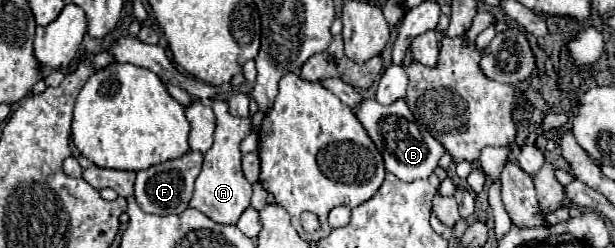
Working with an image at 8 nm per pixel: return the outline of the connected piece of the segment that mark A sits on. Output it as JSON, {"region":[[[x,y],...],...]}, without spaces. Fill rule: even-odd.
{"region":[[[216,99],[212,103],[212,109],[216,113],[216,131],[214,131],[214,145],[204,153],[204,167],[198,175],[198,181],[194,185],[194,195],[190,199],[190,207],[198,209],[206,217],[210,217],[216,223],[224,225],[236,225],[240,215],[250,207],[250,195],[252,185],[246,181],[242,169],[240,169],[240,141],[252,131],[248,119],[232,117],[228,113],[228,105],[222,99]]]}

